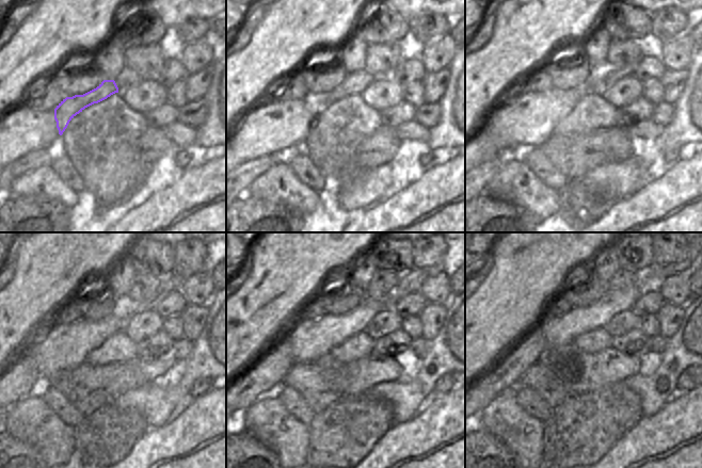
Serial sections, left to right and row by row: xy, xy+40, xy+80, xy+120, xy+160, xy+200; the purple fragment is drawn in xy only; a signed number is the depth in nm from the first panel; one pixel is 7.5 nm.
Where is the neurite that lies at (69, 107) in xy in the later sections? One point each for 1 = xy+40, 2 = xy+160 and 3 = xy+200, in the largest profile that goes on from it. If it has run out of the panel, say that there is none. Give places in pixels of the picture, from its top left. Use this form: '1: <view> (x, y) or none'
1: xy+40 (355, 83)
2: xy+160 (412, 280)
3: xy+200 (652, 279)

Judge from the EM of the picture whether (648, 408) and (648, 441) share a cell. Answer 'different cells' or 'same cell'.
different cells

